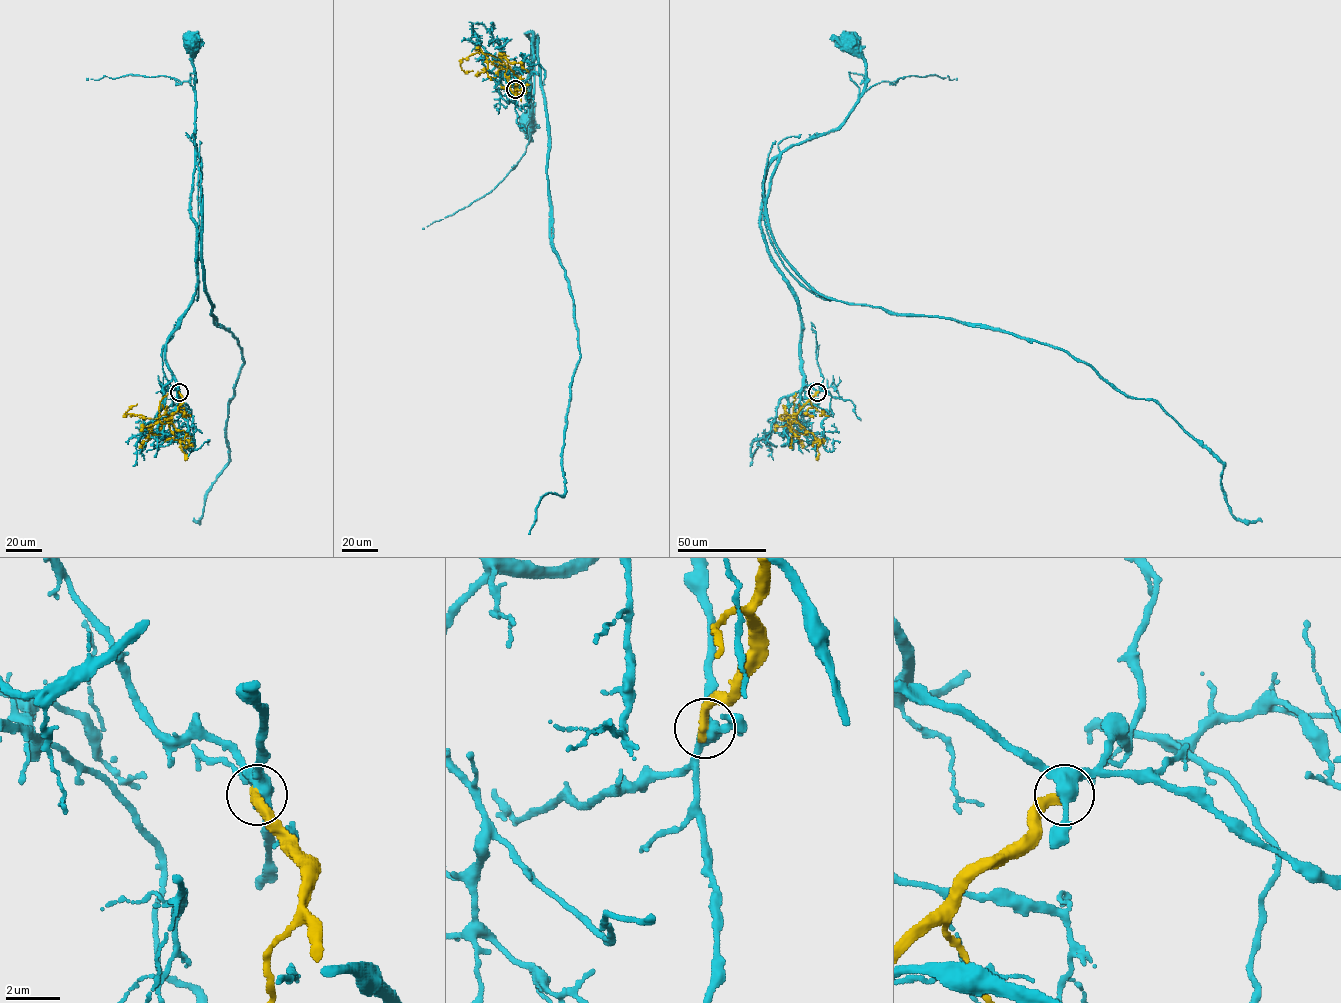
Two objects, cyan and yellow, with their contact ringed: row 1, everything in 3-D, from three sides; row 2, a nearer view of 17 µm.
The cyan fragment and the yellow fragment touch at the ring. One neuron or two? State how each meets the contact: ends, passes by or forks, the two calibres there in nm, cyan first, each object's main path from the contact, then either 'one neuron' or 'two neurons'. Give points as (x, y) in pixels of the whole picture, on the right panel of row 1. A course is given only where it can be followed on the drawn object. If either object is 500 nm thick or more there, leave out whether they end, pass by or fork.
cyan forks | yellow ends | 360/440 nm | cyan via (817, 392), (804, 383), (800, 308), (760, 213), (767, 166), (834, 131), (862, 93), (864, 61), (844, 43) | yellow via (817, 392), (794, 417), (786, 414), (780, 418), (784, 414), (796, 413), (801, 409), (799, 404) | two neurons

